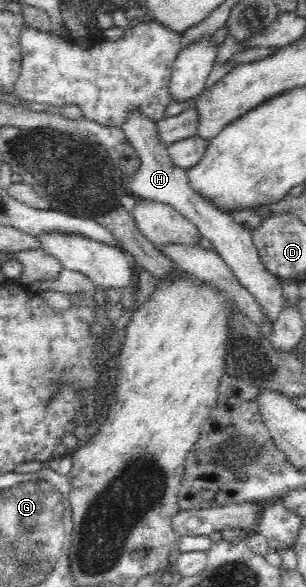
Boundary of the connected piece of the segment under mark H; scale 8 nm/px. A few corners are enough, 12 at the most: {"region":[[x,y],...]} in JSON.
{"region":[[131,111],[121,129],[140,159],[135,197],[171,205],[223,259],[268,321],[281,280],[260,261],[250,229],[200,195]]}

